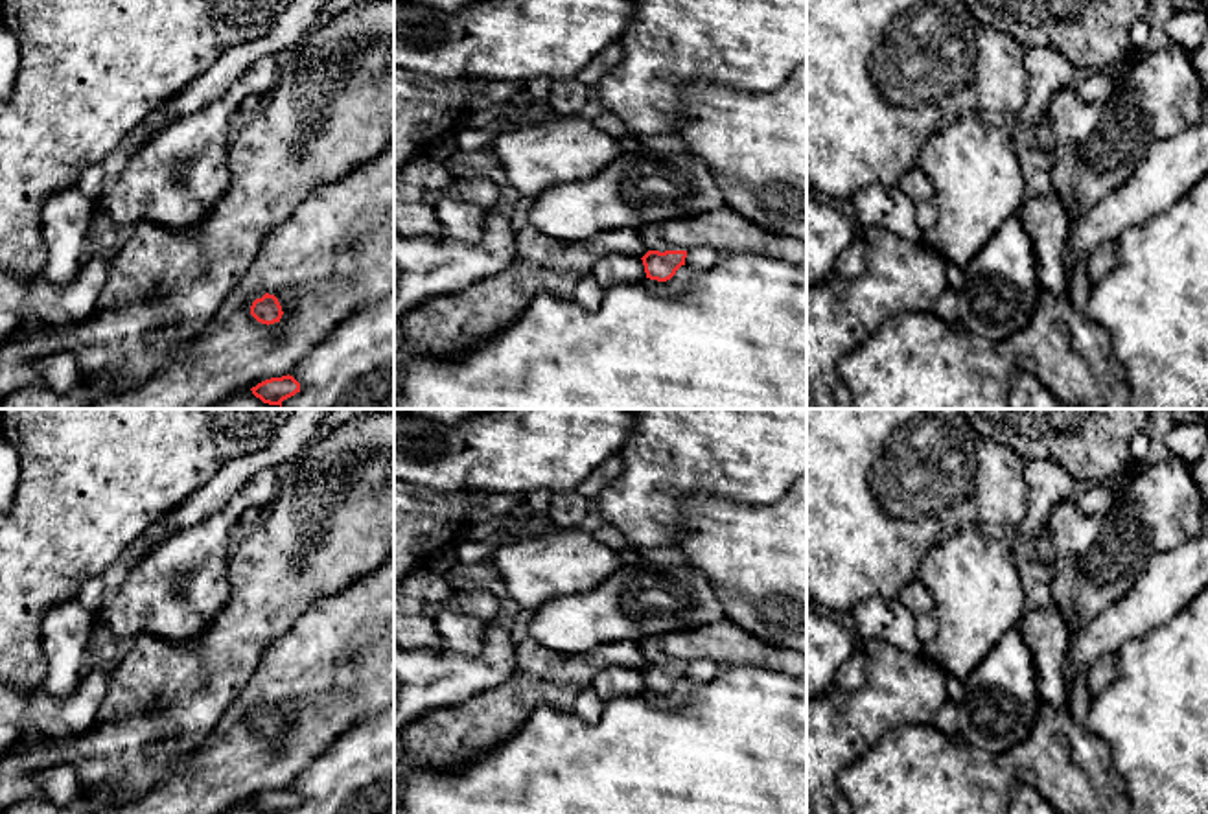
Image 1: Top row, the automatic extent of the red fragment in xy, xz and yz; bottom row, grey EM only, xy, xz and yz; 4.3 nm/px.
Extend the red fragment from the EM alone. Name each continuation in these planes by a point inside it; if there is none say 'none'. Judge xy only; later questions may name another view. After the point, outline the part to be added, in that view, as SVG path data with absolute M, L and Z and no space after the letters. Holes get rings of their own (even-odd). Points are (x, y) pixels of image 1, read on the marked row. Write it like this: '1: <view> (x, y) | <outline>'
none

